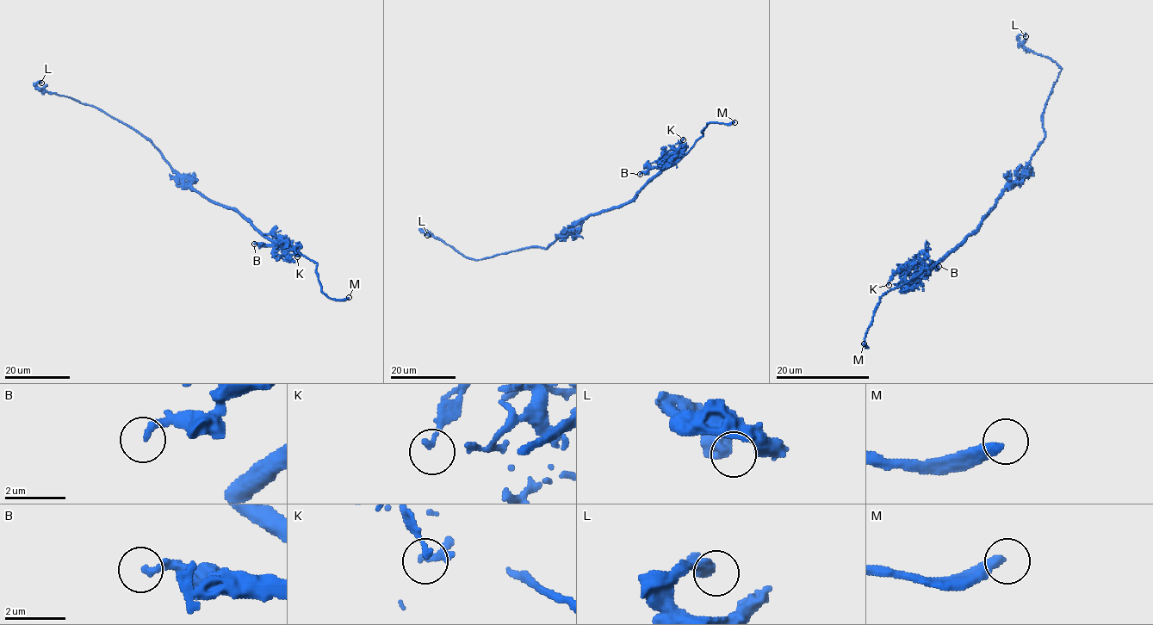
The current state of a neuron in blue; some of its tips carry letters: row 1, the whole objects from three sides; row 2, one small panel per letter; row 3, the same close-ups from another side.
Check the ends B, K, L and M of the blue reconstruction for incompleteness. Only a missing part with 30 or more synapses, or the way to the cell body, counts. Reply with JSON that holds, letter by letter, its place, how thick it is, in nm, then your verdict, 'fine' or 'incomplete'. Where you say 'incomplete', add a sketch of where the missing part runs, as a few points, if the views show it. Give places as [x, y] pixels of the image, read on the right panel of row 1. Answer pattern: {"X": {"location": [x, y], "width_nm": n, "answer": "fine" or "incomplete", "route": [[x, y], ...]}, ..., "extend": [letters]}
{"B": {"location": [939, 266], "width_nm": 240, "answer": "fine"}, "K": {"location": [889, 285], "width_nm": 170, "answer": "fine"}, "L": {"location": [1025, 36], "width_nm": 550, "answer": "fine"}, "M": {"location": [864, 343], "width_nm": 360, "answer": "incomplete", "route": [[864, 343], [860, 337], [847, 330], [850, 330]]}, "extend": ["M"]}

